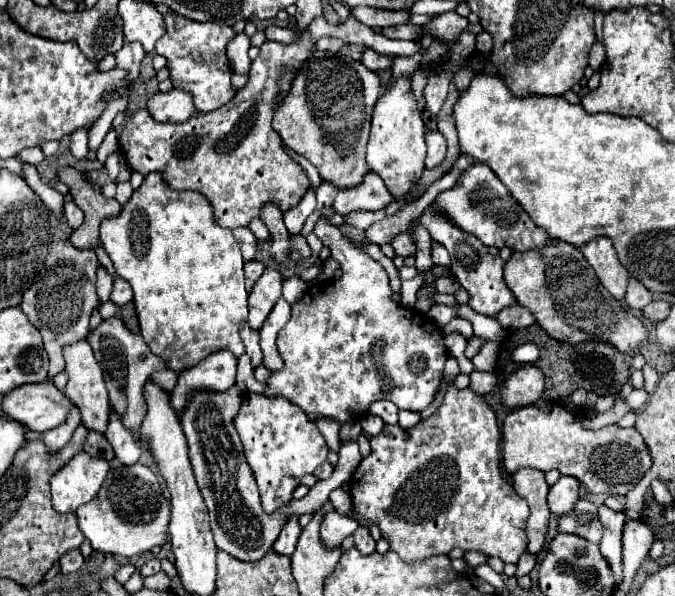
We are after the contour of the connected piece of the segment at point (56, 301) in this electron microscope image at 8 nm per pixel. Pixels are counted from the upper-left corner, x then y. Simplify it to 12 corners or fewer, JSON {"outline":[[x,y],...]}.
{"outline":[[52,242],[22,312],[64,370],[98,304],[92,250]]}

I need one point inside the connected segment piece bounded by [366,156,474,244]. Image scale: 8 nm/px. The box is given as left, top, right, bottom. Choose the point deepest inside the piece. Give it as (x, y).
(383, 232)

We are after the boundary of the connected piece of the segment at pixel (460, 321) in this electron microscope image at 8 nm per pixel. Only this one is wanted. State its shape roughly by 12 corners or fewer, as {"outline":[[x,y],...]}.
{"outline":[[452,318],[442,332],[460,332],[466,340],[474,336],[472,324],[464,318]]}

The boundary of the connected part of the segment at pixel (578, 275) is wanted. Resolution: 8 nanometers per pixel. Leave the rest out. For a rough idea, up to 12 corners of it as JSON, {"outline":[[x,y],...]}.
{"outline":[[568,242],[512,252],[504,280],[554,340],[648,338]]}

